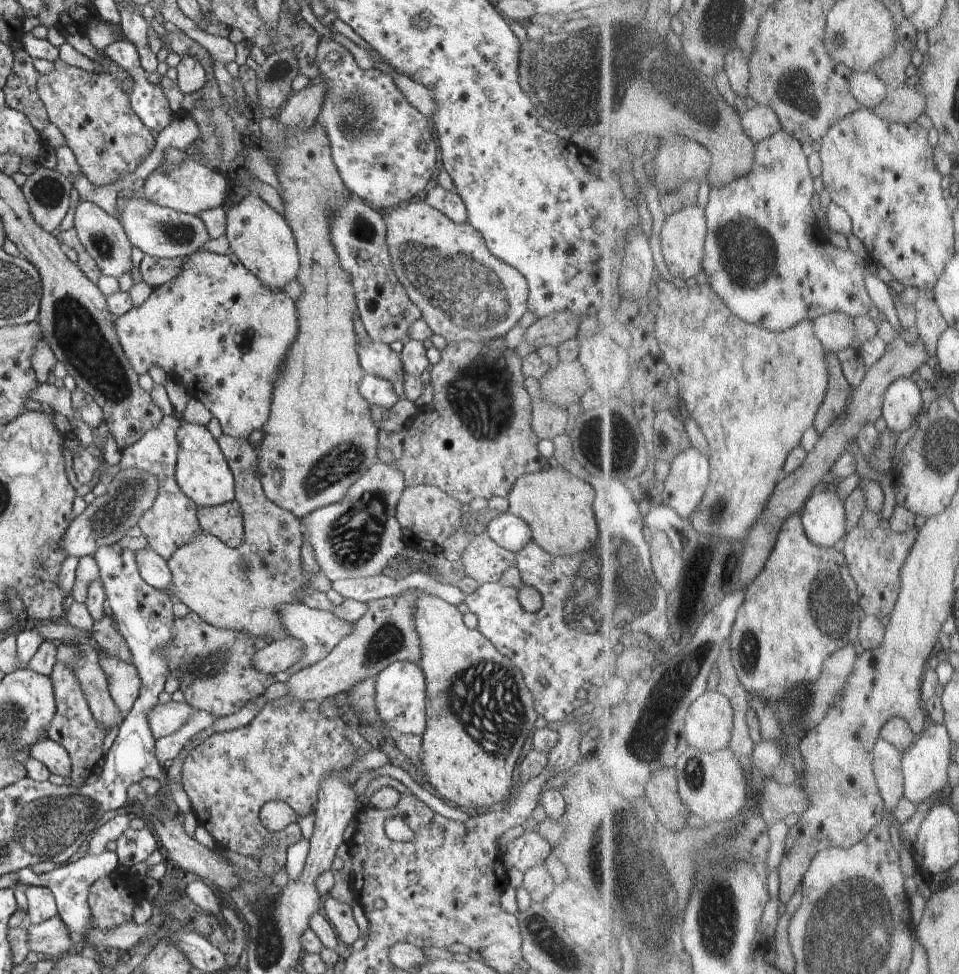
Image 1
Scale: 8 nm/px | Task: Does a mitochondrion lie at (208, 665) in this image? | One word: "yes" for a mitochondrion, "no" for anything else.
yes

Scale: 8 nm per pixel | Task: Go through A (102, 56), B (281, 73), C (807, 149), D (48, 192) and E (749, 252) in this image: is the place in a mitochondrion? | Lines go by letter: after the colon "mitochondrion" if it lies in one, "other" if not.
A: other
B: mitochondrion
C: other
D: mitochondrion
E: mitochondrion

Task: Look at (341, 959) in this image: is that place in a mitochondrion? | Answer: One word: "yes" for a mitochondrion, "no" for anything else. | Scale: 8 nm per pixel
no

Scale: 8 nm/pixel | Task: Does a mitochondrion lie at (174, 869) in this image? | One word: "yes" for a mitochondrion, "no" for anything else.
no

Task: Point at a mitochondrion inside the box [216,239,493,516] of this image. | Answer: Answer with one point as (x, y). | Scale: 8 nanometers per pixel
(332, 466)

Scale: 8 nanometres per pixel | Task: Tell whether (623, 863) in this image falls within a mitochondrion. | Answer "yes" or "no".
yes

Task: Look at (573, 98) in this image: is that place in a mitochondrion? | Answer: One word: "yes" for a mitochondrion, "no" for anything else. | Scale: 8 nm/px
yes

